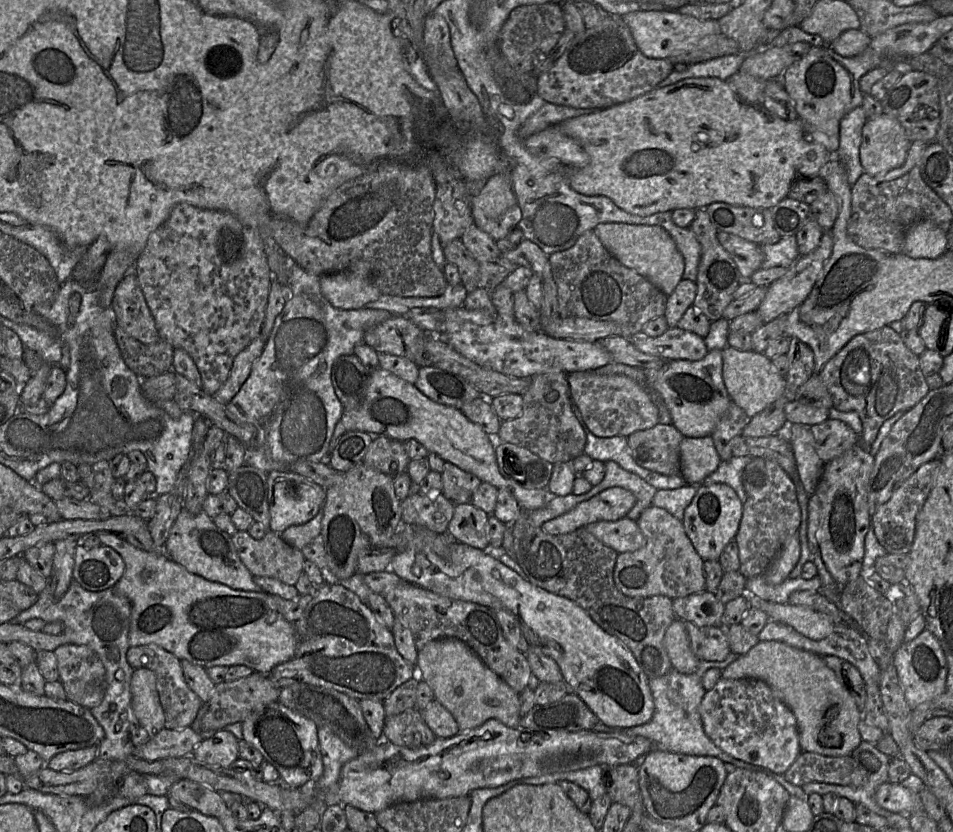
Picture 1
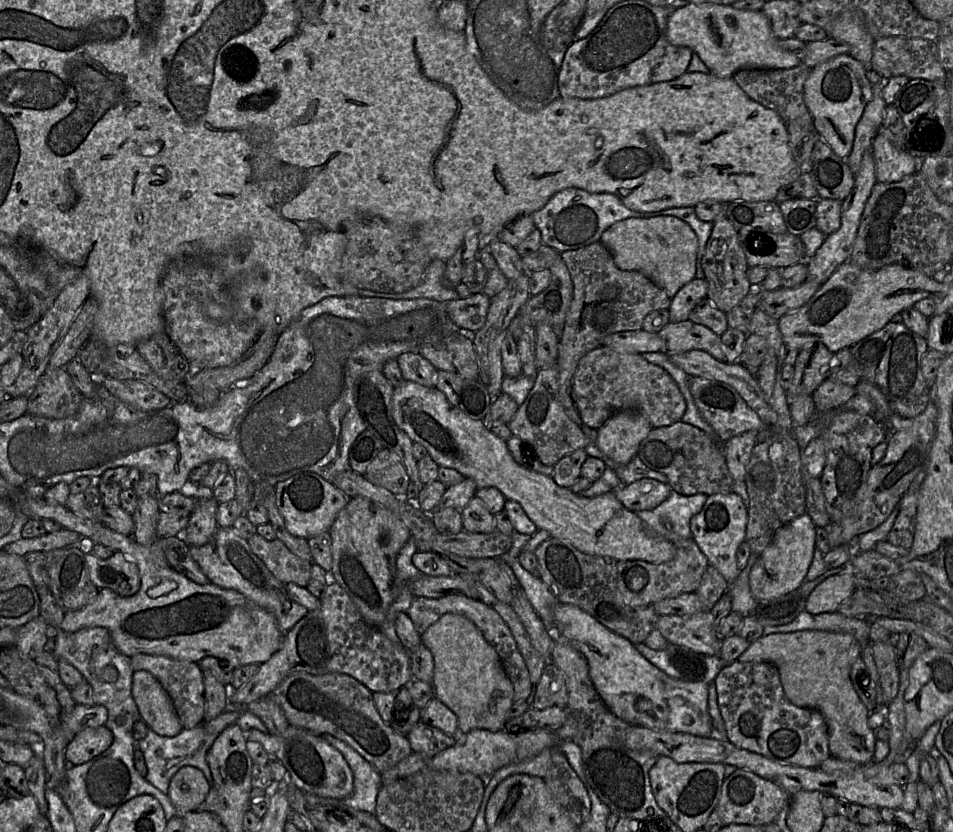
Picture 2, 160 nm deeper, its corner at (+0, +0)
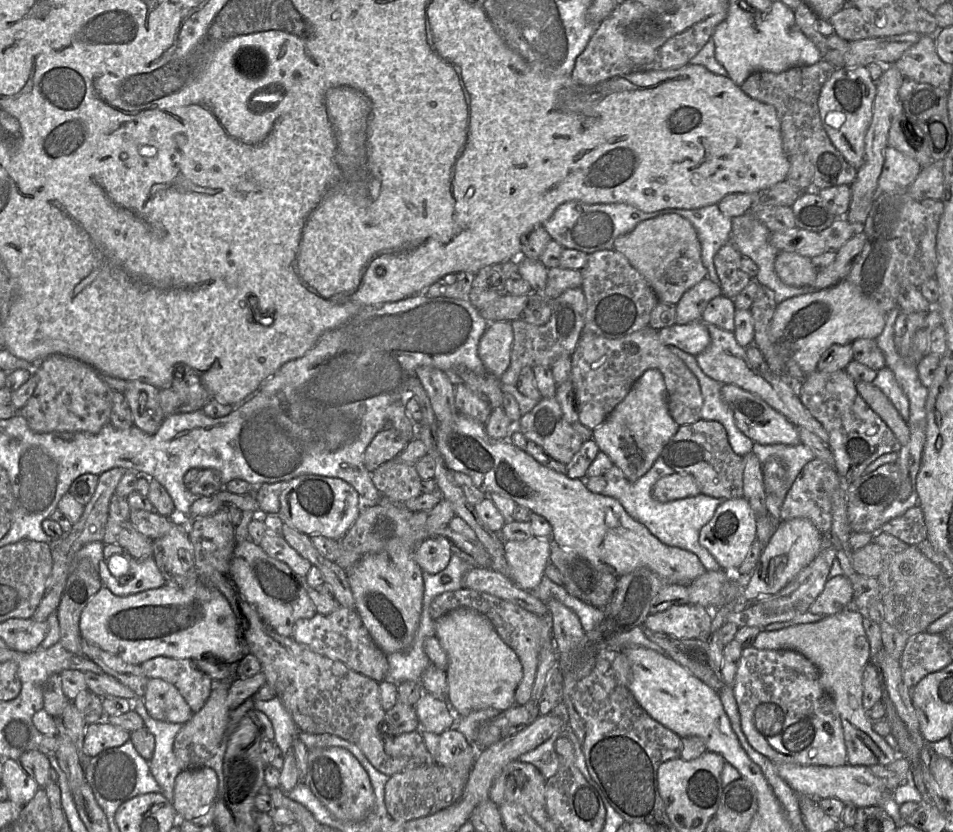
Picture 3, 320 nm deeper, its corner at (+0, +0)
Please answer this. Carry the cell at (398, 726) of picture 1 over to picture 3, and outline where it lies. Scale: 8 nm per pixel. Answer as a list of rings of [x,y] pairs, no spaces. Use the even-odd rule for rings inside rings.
[[[449,729],[442,734],[422,731],[425,745],[435,763],[440,765],[471,765],[478,754],[460,731]]]

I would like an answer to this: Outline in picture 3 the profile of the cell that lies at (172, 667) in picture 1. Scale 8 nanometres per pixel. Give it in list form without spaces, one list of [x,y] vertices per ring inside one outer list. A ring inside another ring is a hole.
[[[158,656],[140,664],[149,679],[160,678],[174,685],[193,713],[200,711],[215,682],[199,671],[191,659]]]

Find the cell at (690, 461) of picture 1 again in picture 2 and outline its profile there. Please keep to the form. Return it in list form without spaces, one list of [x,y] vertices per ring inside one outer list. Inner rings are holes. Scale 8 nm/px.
[[[735,493],[708,496],[702,510],[690,520],[693,540],[709,565],[720,572],[729,585],[735,582],[740,572],[737,568],[736,553],[745,540],[747,521],[747,508],[741,497]]]

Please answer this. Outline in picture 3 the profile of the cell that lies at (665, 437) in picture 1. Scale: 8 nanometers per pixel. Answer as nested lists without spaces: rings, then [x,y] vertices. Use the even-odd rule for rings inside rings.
[[[699,420],[680,426],[663,447],[660,457],[676,474],[691,475],[702,495],[723,501],[743,498],[743,456],[733,451],[727,432],[719,422]]]

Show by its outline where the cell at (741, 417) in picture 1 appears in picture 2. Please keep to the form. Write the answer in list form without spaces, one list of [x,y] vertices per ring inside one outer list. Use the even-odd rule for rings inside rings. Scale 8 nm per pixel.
[[[749,430],[724,442],[727,467],[734,481],[745,482],[746,467],[756,444],[757,435],[757,431]]]

